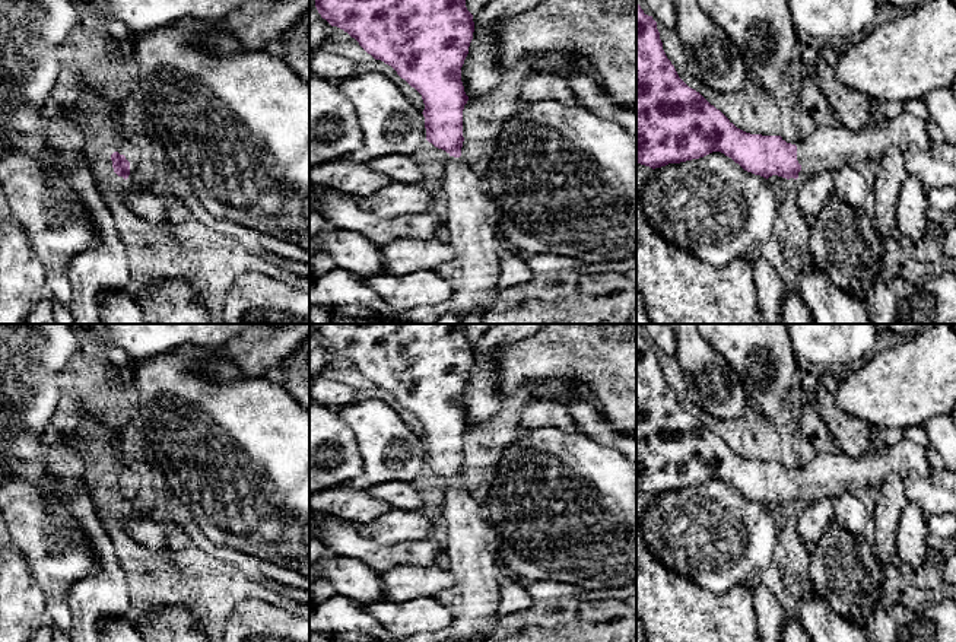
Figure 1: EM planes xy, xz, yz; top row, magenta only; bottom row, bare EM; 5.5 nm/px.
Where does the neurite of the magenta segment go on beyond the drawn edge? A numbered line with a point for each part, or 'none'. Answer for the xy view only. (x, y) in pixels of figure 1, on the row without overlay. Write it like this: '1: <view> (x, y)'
1: xy (132, 479)

